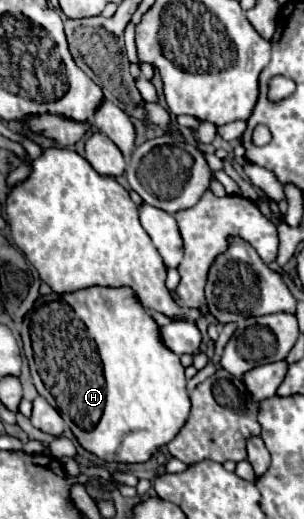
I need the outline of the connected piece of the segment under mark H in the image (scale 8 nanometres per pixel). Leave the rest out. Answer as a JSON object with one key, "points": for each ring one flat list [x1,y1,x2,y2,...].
{"points":[[89,287,89,289,81,289,81,291,75,291,75,293,67,293,67,295,61,295,59,299,51,301,51,294,44,297,39,297,35,302,35,311,31,315,31,339,33,339,33,351,35,355,43,355,43,361,47,365,47,373,53,377,53,387,51,387,51,393,57,401,57,409,61,411,63,419,67,423,73,423,75,431,75,439,77,443,93,453,95,457,99,457,101,461,117,461,117,463,145,463,151,459,151,455,155,451,159,451,163,445,167,445,177,433,179,429,185,425,187,417,189,417,191,409,191,401,185,389,187,385,187,379,183,375,183,365,179,361,179,357,165,349,165,345,161,345,159,341,159,327,157,323,151,319,151,315,141,307,141,303,137,301,137,297,133,297,133,291,131,289,111,289,111,287]]}

